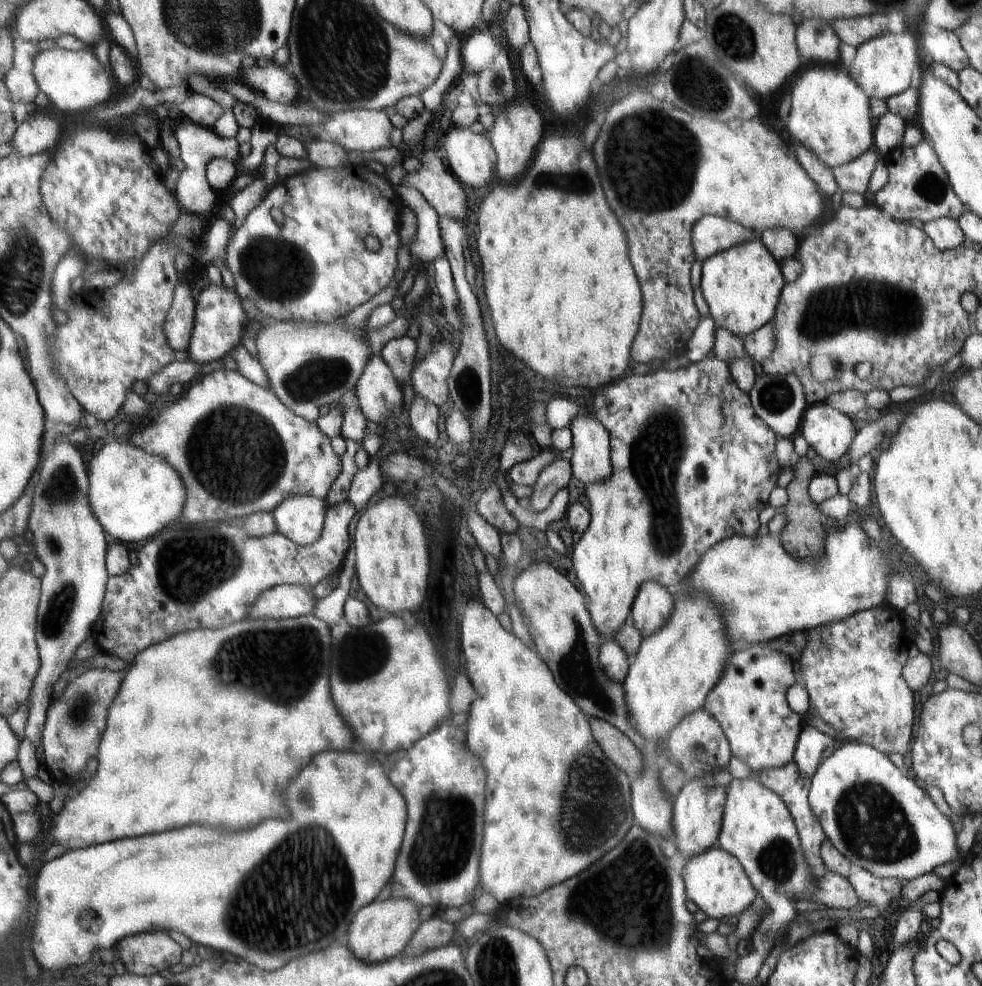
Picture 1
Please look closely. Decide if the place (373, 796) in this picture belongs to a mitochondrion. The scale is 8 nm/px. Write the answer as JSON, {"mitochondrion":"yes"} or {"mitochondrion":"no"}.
{"mitochondrion":"no"}

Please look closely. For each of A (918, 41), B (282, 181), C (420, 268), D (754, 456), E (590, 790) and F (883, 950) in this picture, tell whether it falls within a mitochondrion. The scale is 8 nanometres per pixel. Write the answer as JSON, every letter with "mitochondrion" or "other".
{"A":"other","B":"other","C":"other","D":"other","E":"mitochondrion","F":"other"}

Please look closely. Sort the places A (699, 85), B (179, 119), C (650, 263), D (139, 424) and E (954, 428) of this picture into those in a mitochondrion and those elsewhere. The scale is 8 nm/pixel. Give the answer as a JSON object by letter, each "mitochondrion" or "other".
{"A":"mitochondrion","B":"other","C":"other","D":"other","E":"other"}

